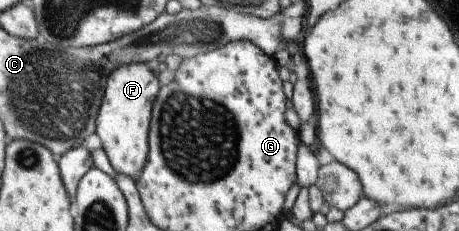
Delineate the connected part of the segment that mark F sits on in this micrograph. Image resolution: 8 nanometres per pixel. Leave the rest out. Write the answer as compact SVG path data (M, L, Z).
M133 59L129 64L123 64L116 67L108 77L107 92L105 99L97 118L97 134L102 140L102 146L108 153L112 166L118 173L124 173L137 181L137 178L144 171L146 163L149 160L149 136L153 118L154 103L160 92L160 80L154 70L145 62L137 62Z

